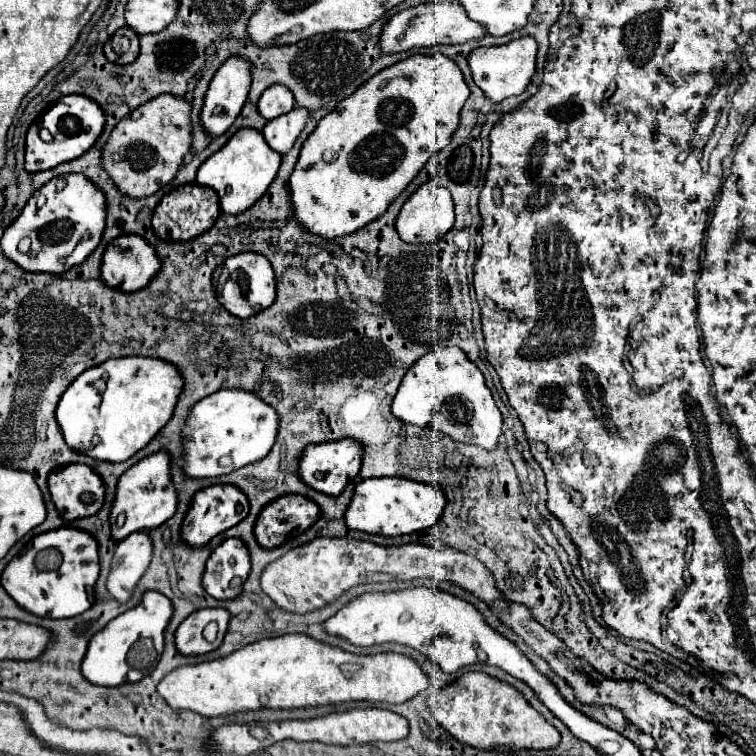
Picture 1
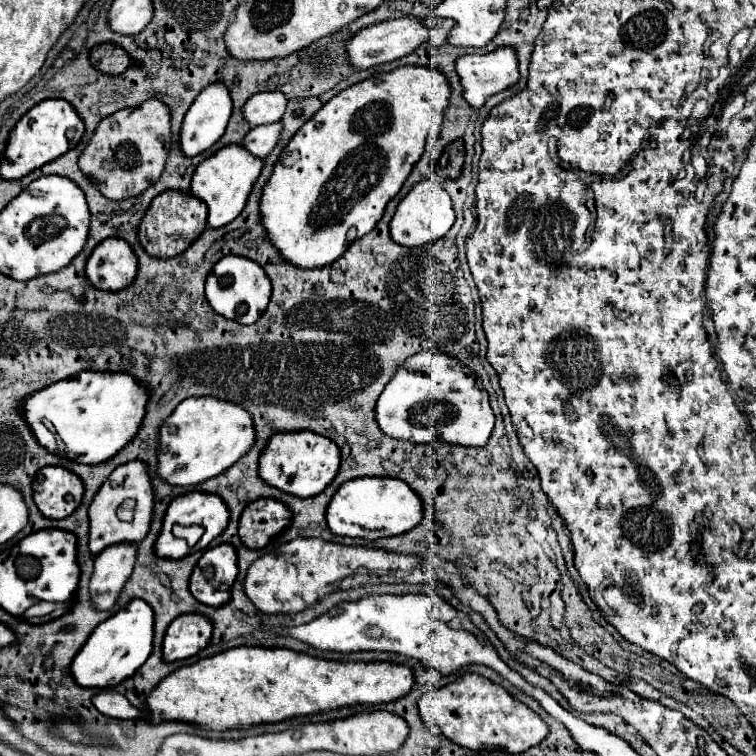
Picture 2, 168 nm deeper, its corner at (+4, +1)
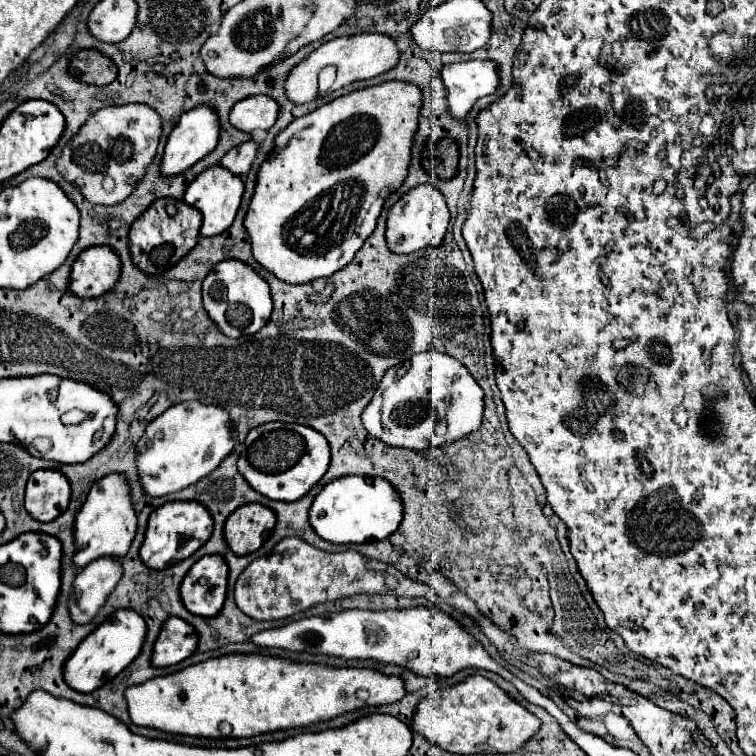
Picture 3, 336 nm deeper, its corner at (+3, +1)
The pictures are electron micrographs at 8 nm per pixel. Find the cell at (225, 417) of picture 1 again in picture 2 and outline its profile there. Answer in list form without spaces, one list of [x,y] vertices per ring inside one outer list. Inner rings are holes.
[[[210,396],[186,398],[160,426],[156,474],[172,486],[196,486],[228,470],[252,444],[252,416],[242,406]]]

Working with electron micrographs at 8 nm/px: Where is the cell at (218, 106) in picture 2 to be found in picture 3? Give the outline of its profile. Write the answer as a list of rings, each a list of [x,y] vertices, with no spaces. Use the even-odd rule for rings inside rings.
[[[195,106],[191,110],[187,110],[177,126],[173,128],[169,140],[167,140],[167,146],[165,146],[165,154],[163,154],[163,162],[161,162],[161,172],[165,176],[173,176],[173,174],[179,174],[187,168],[191,168],[197,160],[201,160],[203,156],[207,156],[219,142],[219,114],[215,112],[215,108],[211,106]]]

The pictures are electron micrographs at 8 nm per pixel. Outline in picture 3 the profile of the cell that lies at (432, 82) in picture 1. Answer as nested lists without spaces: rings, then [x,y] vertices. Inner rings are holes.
[[[389,80],[339,96],[291,122],[275,138],[273,154],[259,168],[255,194],[245,218],[255,260],[289,284],[327,278],[345,268],[375,230],[387,196],[407,178],[421,108],[423,90],[417,84]]]

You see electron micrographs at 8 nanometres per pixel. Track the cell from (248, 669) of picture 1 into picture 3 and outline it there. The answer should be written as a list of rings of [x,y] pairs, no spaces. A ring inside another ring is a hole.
[[[225,654],[219,658],[211,658],[193,666],[187,666],[175,674],[151,678],[139,686],[131,686],[125,690],[125,700],[129,706],[129,716],[133,724],[157,728],[171,734],[189,734],[189,736],[205,736],[205,738],[223,738],[221,724],[227,722],[231,732],[227,736],[233,738],[249,738],[263,732],[285,730],[309,726],[313,722],[335,718],[343,712],[351,712],[363,706],[381,706],[393,704],[405,696],[405,684],[399,676],[387,676],[369,668],[333,668],[325,664],[303,664],[277,656],[261,656],[261,654]],[[367,692],[367,698],[361,700],[357,694]]]

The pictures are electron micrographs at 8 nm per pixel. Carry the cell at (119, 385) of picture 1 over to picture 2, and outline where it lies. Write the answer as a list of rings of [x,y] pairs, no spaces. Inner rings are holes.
[[[80,372],[74,378],[58,380],[38,392],[28,394],[24,400],[16,404],[26,424],[30,424],[30,430],[36,438],[36,442],[50,450],[52,454],[70,456],[74,462],[80,464],[100,464],[110,460],[114,454],[118,454],[140,430],[144,410],[146,410],[148,394],[144,386],[138,386],[138,382],[130,374],[102,374],[102,372]]]

